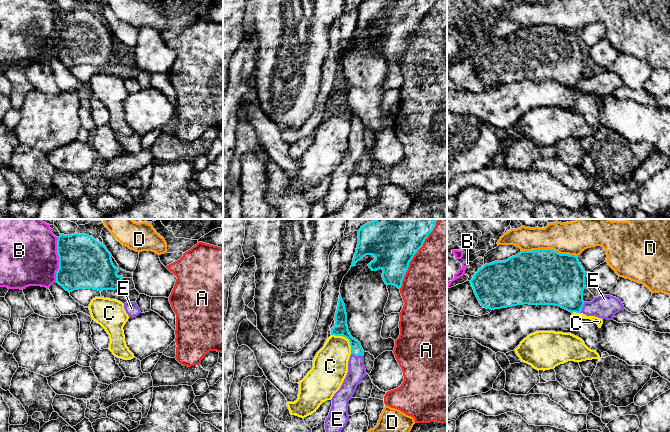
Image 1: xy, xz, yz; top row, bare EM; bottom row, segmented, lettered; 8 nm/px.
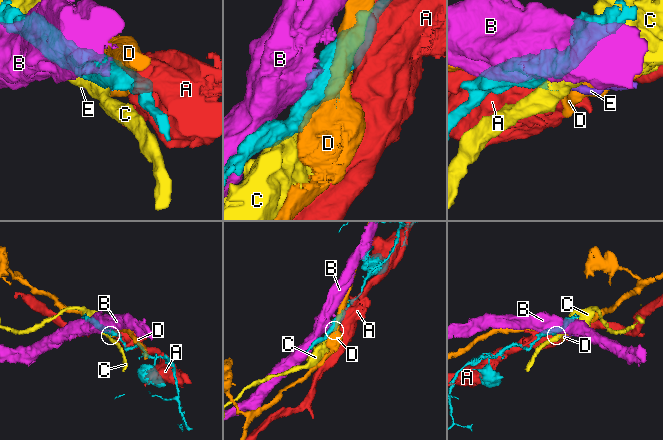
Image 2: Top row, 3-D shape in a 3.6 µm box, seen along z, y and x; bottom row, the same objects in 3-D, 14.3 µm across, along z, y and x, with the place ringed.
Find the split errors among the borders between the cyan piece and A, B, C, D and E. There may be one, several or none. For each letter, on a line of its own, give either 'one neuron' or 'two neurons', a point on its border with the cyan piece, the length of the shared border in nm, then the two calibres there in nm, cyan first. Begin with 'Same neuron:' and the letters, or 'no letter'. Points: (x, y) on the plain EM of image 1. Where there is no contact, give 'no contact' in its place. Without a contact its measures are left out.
Same neuron: E
A: two neurons; contact xz (413, 32); length 600 nm; calibres 360 and 500 nm
B: two neurons; contact xy (59, 35); length 360 nm; calibres 400 and 460 nm
C: two neurons; contact xz (346, 113); length 220 nm; calibres 110 and 280 nm
D: two neurons; contact yz (549, 25); length 460 nm; calibres 440 and 240 nm
E: one neuron; contact xz (357, 131); length 100 nm; calibres 110 and 140 nm

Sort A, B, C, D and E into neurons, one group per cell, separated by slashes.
A / B / C / D / E

